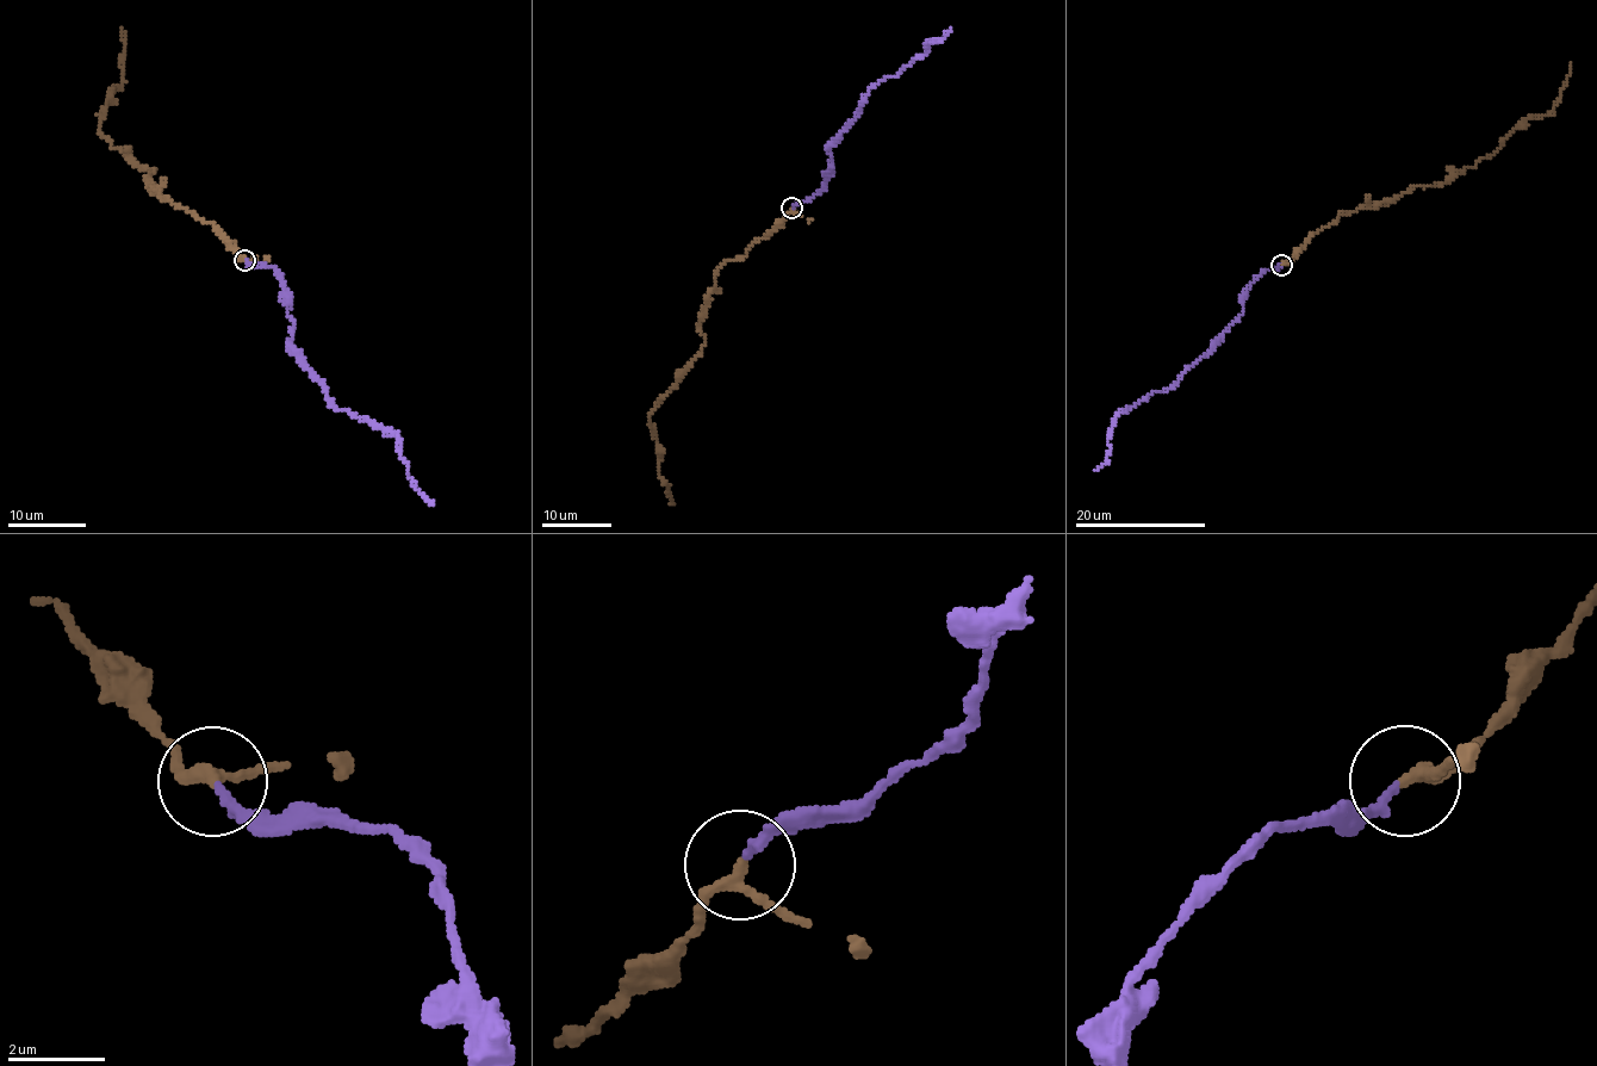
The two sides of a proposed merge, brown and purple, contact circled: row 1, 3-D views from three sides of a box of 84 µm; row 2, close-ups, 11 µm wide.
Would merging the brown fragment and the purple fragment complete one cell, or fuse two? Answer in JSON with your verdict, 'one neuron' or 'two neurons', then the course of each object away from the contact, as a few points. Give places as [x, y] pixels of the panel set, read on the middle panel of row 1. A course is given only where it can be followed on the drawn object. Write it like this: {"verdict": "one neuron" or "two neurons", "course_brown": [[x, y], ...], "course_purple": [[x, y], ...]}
{"verdict": "one neuron", "course_brown": [[791, 208], [743, 256], [731, 259], [716, 272], [701, 321], [702, 351], [650, 415], [659, 478], [670, 504]], "course_purple": [[793, 208], [825, 186], [832, 167], [827, 150], [863, 97], [951, 29]]}

